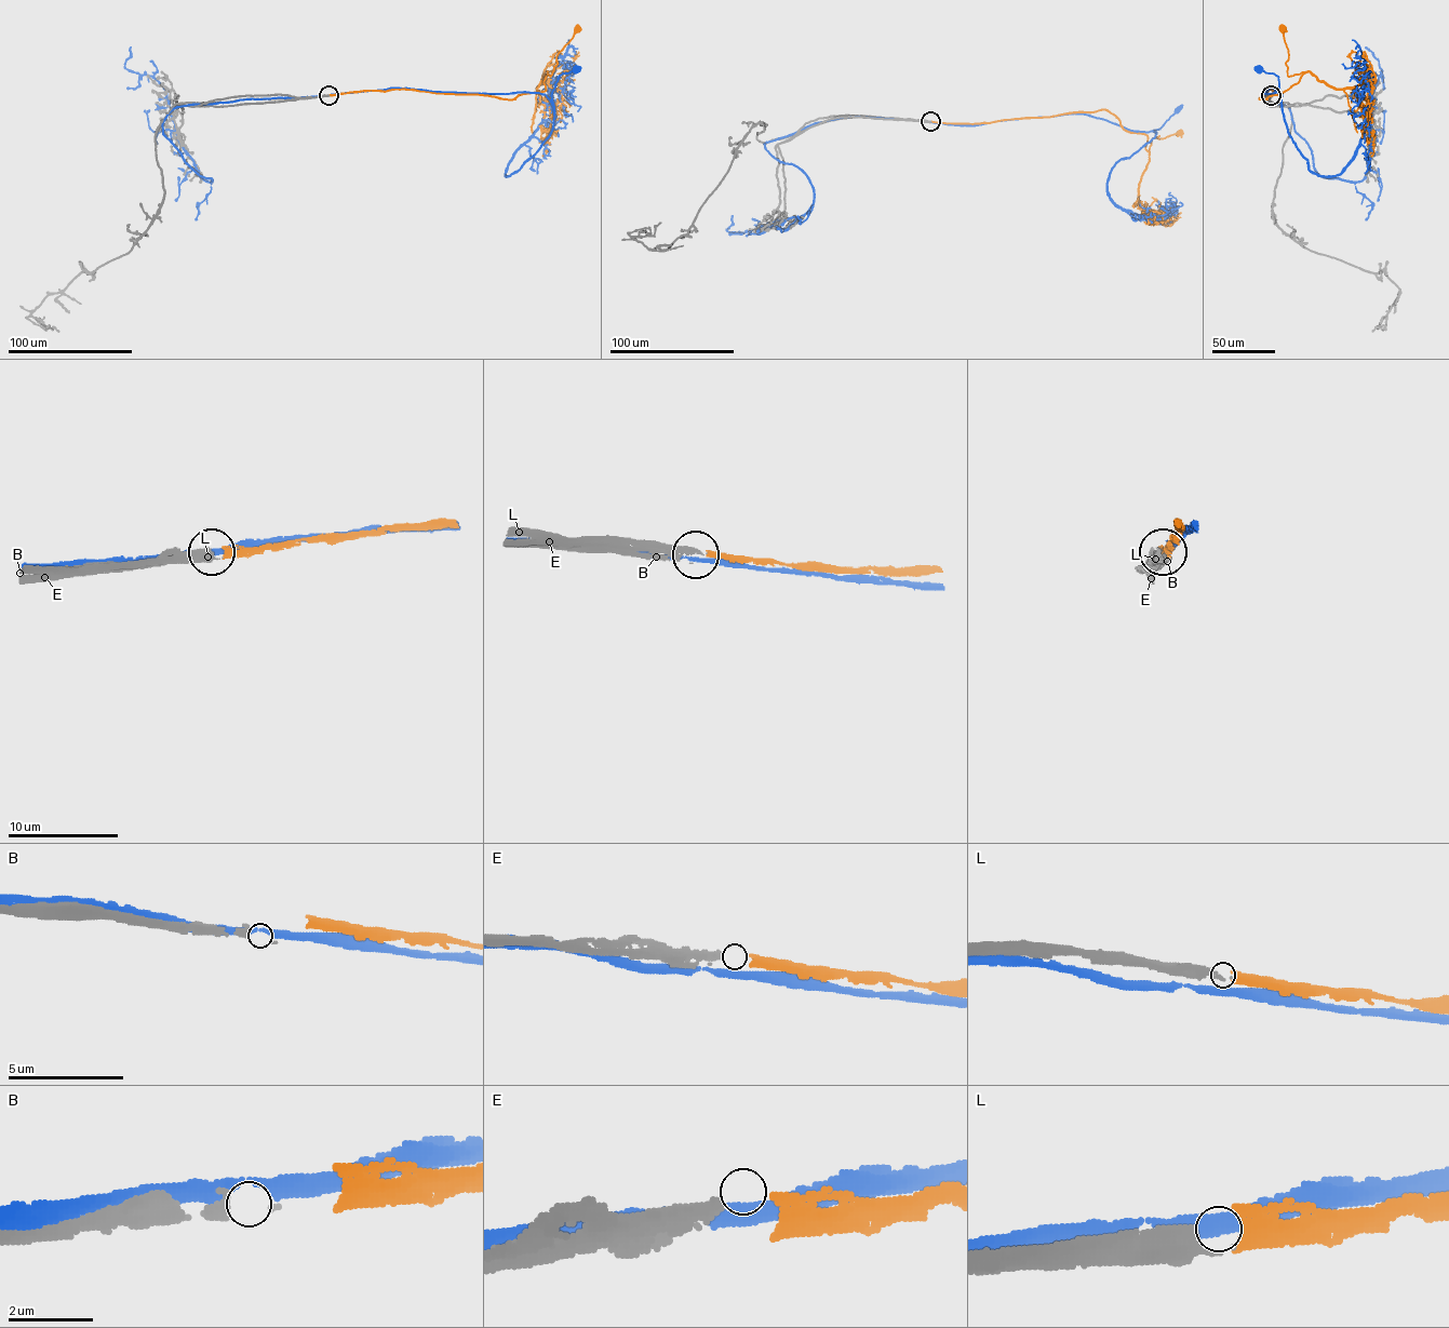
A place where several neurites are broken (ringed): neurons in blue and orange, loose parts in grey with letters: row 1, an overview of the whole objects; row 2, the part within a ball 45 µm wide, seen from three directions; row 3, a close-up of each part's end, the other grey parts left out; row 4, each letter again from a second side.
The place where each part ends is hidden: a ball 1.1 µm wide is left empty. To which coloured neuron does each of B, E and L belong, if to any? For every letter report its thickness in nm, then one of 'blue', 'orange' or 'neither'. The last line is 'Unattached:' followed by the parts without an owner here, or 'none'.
B: calibre 260 nm; neither
E: calibre 360 nm; neither
L: calibre 110 nm; orange
Unattached: B, E

